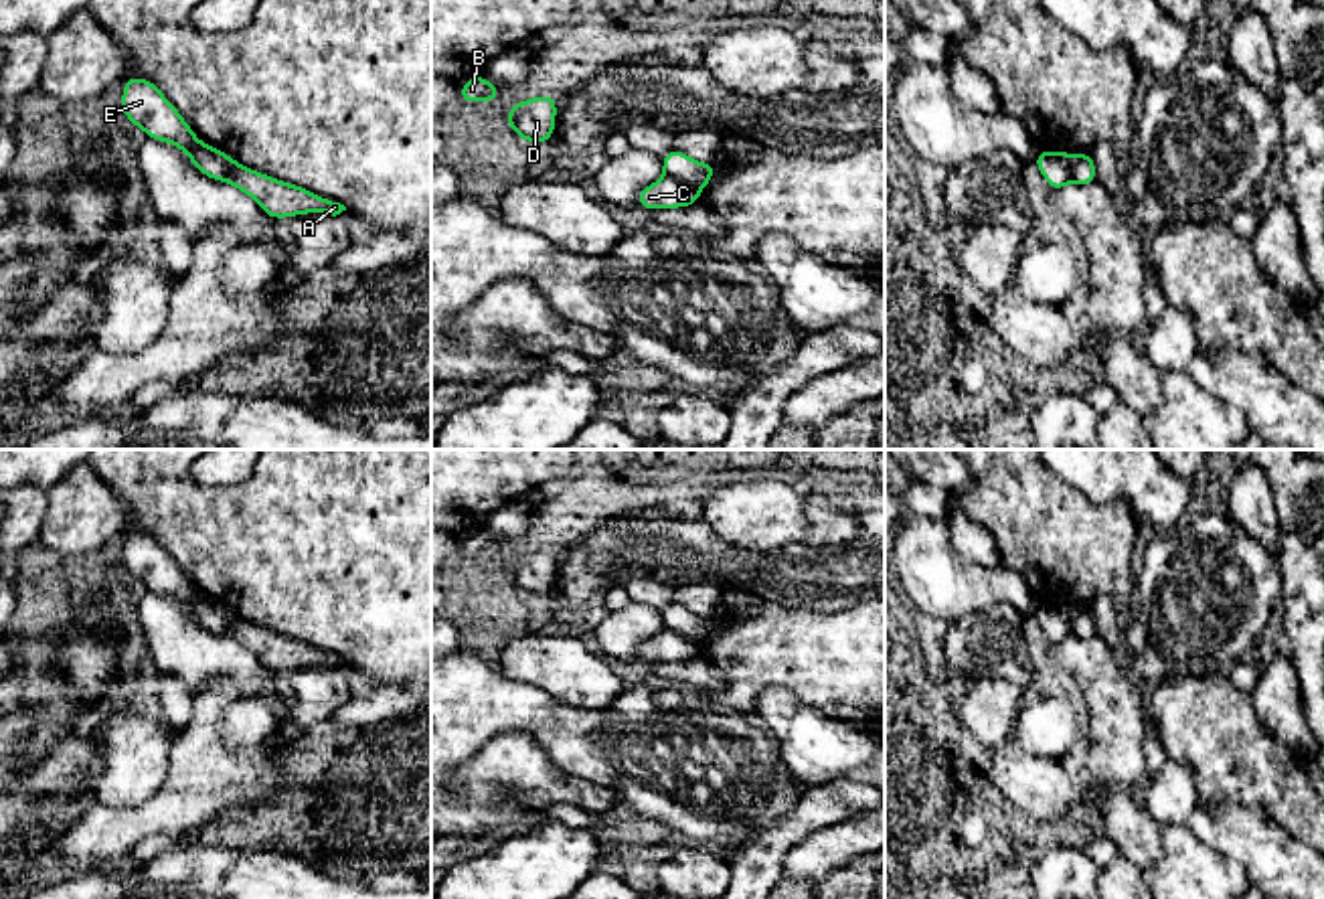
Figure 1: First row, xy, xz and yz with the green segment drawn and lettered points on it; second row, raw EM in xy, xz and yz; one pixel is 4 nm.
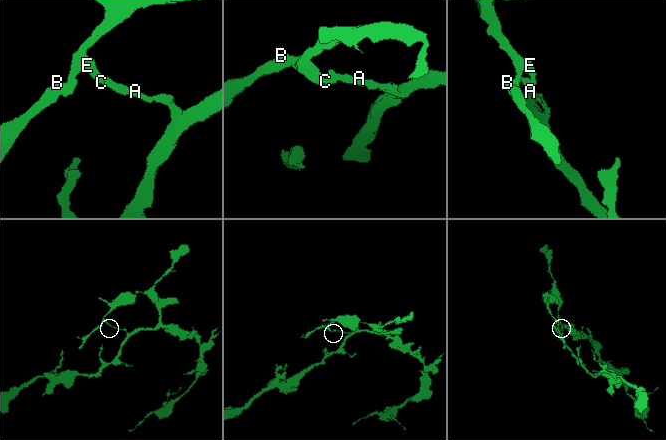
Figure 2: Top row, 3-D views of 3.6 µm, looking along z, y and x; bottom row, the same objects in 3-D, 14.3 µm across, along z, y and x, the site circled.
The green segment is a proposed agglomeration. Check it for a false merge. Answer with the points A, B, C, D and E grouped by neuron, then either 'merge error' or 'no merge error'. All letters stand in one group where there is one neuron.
A / B C D E; merge error

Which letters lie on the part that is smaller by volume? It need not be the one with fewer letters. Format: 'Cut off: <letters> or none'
Cut off: B, C, D, E

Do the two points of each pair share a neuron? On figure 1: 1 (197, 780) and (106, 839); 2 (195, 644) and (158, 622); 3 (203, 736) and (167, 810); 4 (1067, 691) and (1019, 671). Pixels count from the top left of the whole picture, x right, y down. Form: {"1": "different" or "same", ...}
{"1": "same", "2": "same", "3": "same", "4": "different"}

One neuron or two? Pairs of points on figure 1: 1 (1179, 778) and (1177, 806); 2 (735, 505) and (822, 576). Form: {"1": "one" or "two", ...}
{"1": "one", "2": "two"}

